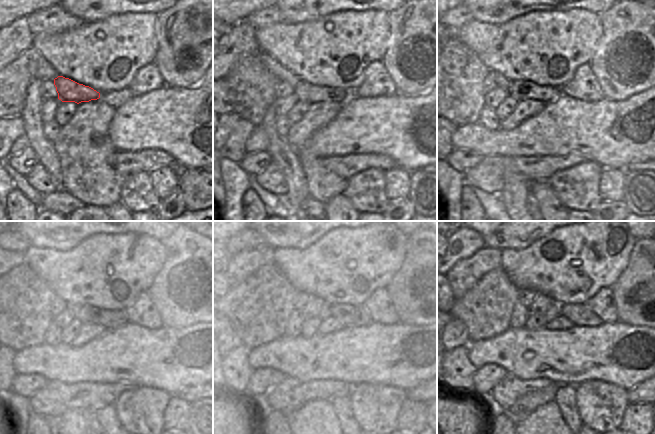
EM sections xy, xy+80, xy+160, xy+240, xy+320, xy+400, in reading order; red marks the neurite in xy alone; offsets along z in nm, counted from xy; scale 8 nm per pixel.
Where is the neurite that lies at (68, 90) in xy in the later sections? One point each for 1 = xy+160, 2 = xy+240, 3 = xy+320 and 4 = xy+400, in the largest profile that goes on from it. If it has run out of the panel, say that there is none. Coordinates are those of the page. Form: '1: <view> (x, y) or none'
1: xy+160 (519, 90)
2: xy+240 (82, 313)
3: xy+320 (312, 309)
4: xy+400 (541, 304)

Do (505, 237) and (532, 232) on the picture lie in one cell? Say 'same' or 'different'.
same

